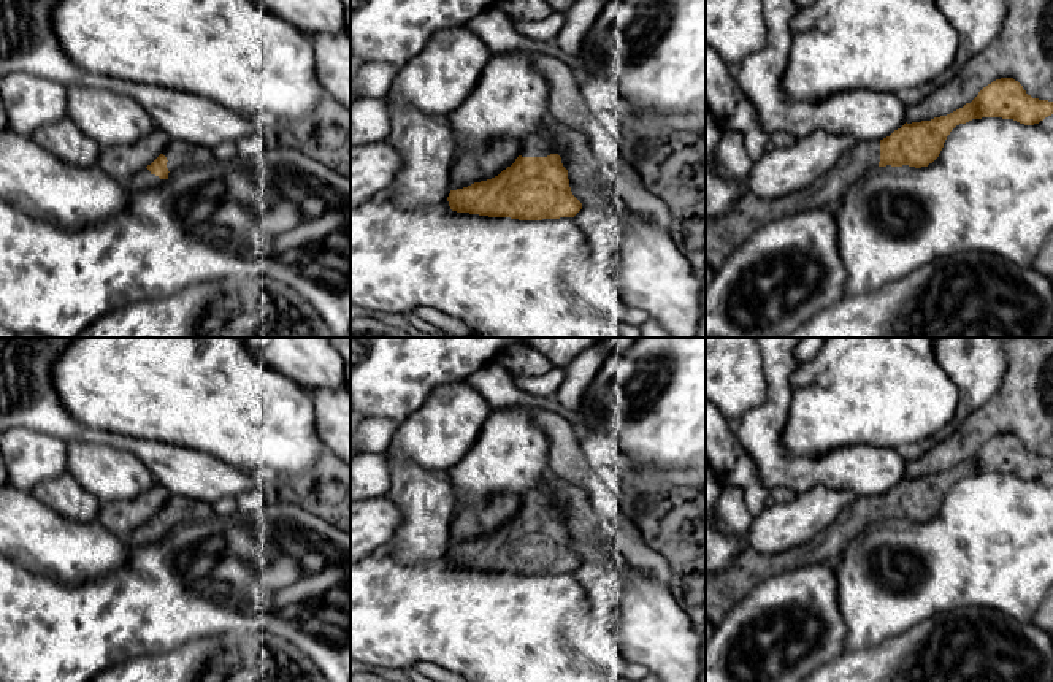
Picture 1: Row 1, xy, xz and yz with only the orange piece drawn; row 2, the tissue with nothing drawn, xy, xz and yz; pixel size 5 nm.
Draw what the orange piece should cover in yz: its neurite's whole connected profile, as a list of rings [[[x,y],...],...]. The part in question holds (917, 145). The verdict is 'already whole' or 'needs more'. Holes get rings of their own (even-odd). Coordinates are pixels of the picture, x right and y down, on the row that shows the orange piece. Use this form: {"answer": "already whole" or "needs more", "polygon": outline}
{"answer": "needs more", "polygon": [[[1013,78],[983,87],[963,108],[931,121],[904,124],[880,141],[856,141],[837,163],[815,182],[782,198],[764,200],[745,190],[731,209],[706,219],[706,263],[715,273],[723,262],[761,225],[796,213],[837,206],[844,193],[879,167],[928,167],[950,132],[972,119],[1002,117],[1034,125],[1053,114],[1053,102],[1032,98]]]}

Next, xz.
{"answer": "needs more", "polygon": [[[542,119],[522,140],[515,162],[498,176],[450,190],[450,209],[519,220],[574,217],[582,203],[572,195],[568,170],[557,154],[555,125],[555,119]]]}

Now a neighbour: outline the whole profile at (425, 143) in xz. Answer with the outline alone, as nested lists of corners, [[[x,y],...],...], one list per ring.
[[[403,100],[389,106],[392,130],[387,143],[401,155],[401,167],[387,198],[408,209],[446,200],[455,160],[455,141],[447,116],[420,113]]]

